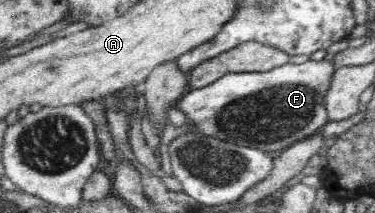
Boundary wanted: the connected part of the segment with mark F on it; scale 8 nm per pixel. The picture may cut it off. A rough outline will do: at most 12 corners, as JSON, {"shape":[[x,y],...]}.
{"shape":[[309,59],[228,73],[172,107],[264,153],[330,121],[336,69]]}

